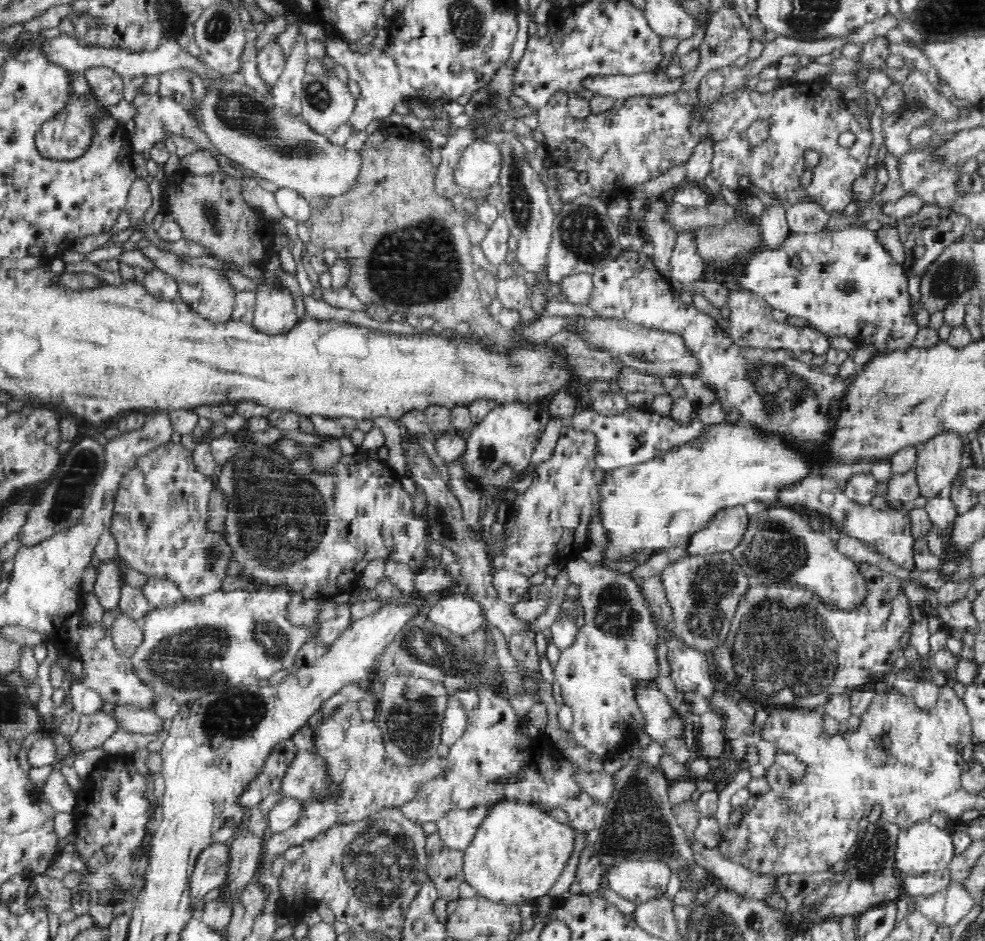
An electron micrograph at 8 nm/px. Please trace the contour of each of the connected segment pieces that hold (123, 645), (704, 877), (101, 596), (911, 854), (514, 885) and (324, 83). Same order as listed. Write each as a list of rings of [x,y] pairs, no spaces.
[[[120,612],[114,620],[114,645],[122,656],[132,657],[144,642],[143,620],[134,619]]]
[[[635,755],[625,760],[618,772],[611,774],[611,780],[614,788],[603,805],[603,823],[594,842],[601,864],[612,866],[624,860],[663,860],[673,870],[676,884],[687,884],[694,893],[698,884],[706,884],[712,876],[694,863],[688,832],[674,822],[673,805],[669,801],[671,781],[660,766],[652,766]]]
[[[117,552],[98,566],[93,592],[106,612],[114,610],[119,604],[121,588],[124,584],[124,567],[122,557]]]
[[[929,819],[902,828],[897,841],[895,866],[904,874],[947,869],[956,856],[952,830],[939,828]]]
[[[518,799],[496,802],[463,852],[465,882],[494,903],[535,903],[556,885],[573,858],[577,832],[536,803]]]
[[[307,72],[301,94],[300,115],[312,129],[326,135],[351,118],[357,102],[346,82],[330,73]]]

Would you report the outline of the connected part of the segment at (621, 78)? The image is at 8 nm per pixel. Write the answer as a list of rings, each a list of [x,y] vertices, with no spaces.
[[[662,69],[634,76],[597,74],[581,80],[581,88],[592,94],[606,96],[613,100],[642,94],[663,95],[676,92],[681,85],[681,77],[670,78]]]

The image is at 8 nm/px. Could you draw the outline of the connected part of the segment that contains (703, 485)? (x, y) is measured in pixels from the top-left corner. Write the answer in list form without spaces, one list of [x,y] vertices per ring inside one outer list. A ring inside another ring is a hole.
[[[728,422],[710,427],[709,432],[696,443],[676,447],[643,463],[604,471],[598,489],[599,522],[605,530],[602,565],[608,567],[610,562],[620,562],[638,554],[650,556],[666,548],[685,548],[693,534],[708,525],[717,513],[748,502],[775,505],[775,494],[782,485],[793,483],[811,472],[807,456],[792,449],[786,450],[778,436],[765,438],[751,426],[733,426]]]

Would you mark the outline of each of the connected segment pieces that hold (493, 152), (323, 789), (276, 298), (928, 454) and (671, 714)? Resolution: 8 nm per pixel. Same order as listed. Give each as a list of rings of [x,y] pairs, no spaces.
[[[480,137],[462,151],[454,172],[455,182],[464,192],[494,191],[499,182],[501,160],[497,145]]]
[[[297,749],[284,773],[280,792],[284,797],[305,801],[309,798],[331,796],[325,762],[316,753]]]
[[[262,284],[255,291],[253,325],[266,333],[289,331],[298,322],[290,291],[276,284]]]
[[[942,432],[917,446],[916,479],[924,500],[931,499],[939,490],[956,482],[965,454],[962,437],[958,432]]]
[[[634,679],[633,691],[644,720],[644,730],[654,741],[684,737],[686,722],[668,702],[652,679]]]

